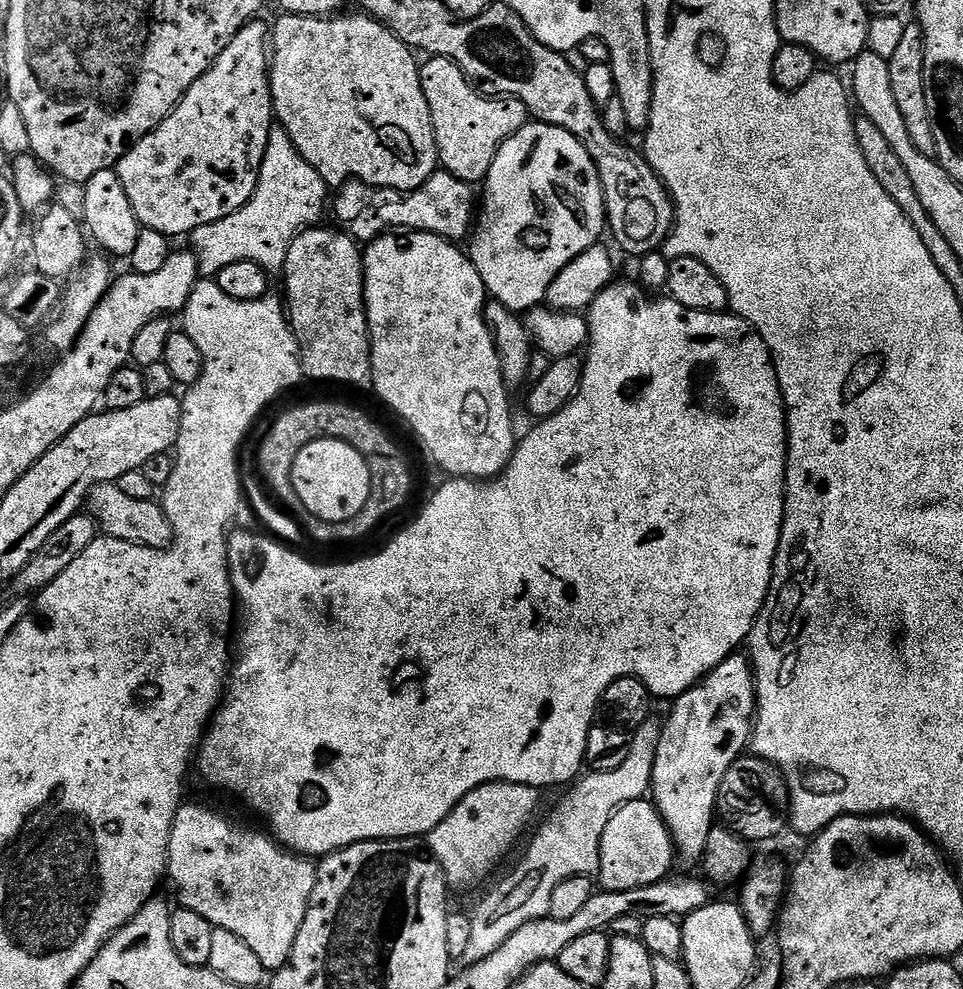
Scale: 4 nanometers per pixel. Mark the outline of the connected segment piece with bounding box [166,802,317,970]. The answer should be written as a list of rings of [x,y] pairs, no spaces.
[[[181,803],[172,823],[168,843],[167,875],[176,883],[179,903],[185,908],[202,914],[213,928],[230,930],[238,934],[266,970],[281,968],[290,958],[298,930],[306,918],[308,899],[316,885],[317,865],[283,846],[271,835],[247,832],[240,824],[227,820],[220,812],[211,812],[204,804]]]

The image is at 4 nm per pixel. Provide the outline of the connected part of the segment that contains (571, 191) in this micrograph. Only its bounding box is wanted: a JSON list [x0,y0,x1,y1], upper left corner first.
[470,122,605,314]

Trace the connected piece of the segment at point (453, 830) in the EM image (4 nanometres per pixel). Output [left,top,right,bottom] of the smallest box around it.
[426,784,542,888]

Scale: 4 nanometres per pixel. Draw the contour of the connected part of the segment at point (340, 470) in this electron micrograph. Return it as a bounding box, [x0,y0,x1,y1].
[292,440,370,524]

